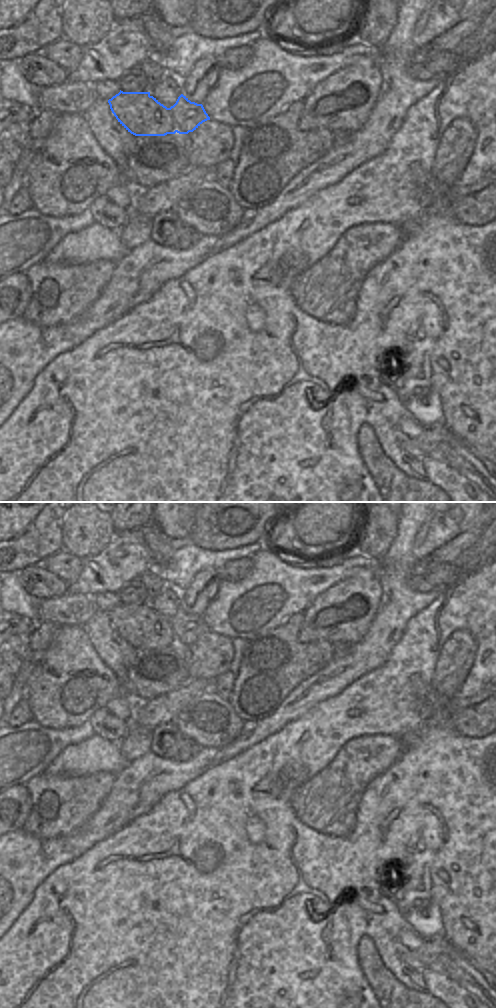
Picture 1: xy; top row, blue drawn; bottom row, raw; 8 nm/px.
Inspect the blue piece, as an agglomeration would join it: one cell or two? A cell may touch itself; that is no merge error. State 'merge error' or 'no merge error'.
merge error

